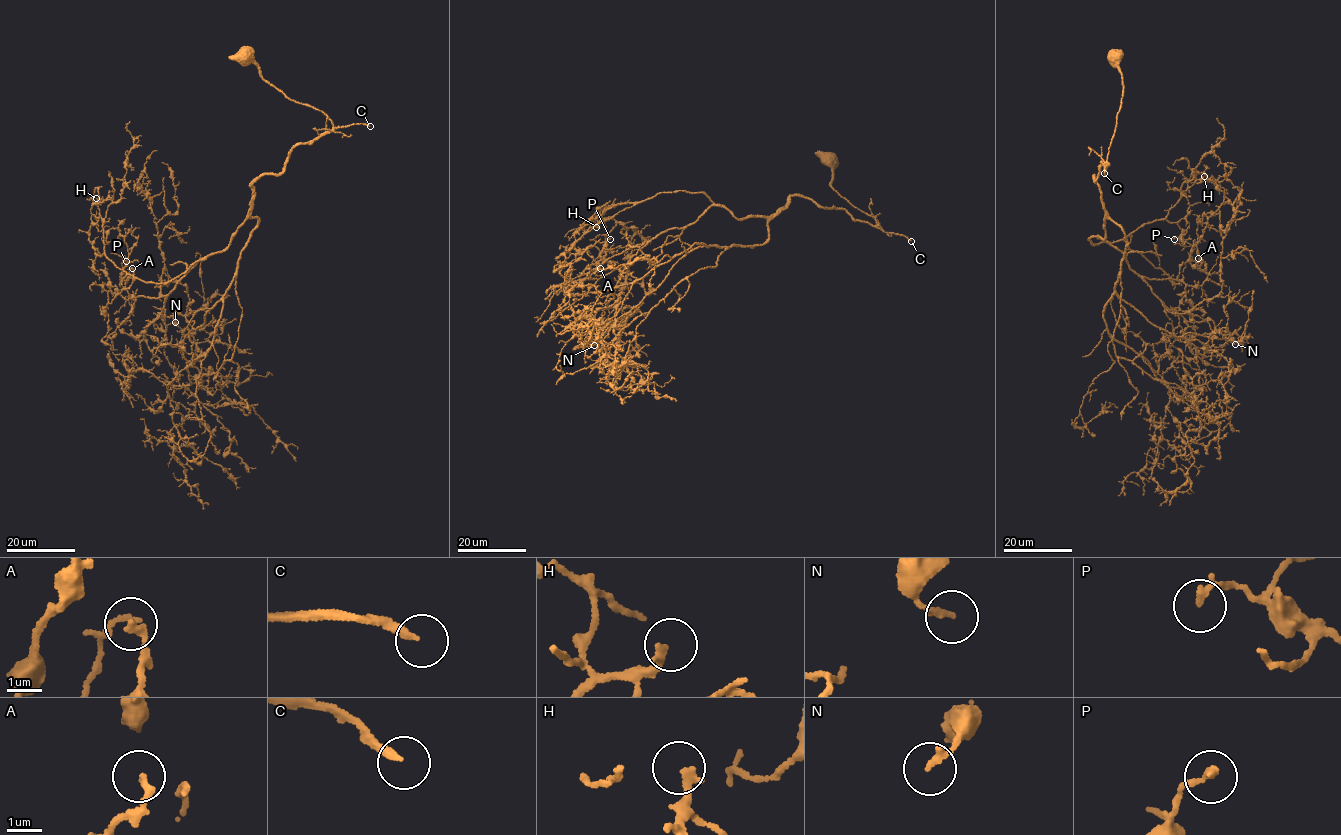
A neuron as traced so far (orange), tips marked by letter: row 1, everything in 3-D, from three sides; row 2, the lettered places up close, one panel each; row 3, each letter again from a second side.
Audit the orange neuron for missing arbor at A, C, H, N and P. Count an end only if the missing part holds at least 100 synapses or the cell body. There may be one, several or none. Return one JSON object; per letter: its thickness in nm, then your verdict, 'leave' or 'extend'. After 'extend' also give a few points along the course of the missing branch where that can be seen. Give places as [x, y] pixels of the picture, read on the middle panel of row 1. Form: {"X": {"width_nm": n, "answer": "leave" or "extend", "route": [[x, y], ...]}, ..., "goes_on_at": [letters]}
{"A": {"width_nm": 200, "answer": "leave"}, "C": {"width_nm": 220, "answer": "extend"}, "H": {"width_nm": 220, "answer": "extend", "route": [[596, 227], [607, 228], [620, 208], [649, 193], [676, 193], [691, 188], [701, 190], [698, 193]]}, "N": {"width_nm": 180, "answer": "leave"}, "P": {"width_nm": 180, "answer": "leave"}, "goes_on_at": ["C", "H"]}

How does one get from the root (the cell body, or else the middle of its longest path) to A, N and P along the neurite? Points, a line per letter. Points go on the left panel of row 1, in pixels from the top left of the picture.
A: (246, 55), (333, 128), (252, 184), (249, 216), (230, 243), (166, 295), (130, 296), (132, 268)
N: (246, 55), (333, 128), (252, 184), (257, 227), (230, 287), (195, 330), (178, 312), (175, 322)
P: (246, 55), (333, 128), (252, 184), (249, 216), (230, 243), (166, 295), (130, 296), (121, 283), (126, 261)

